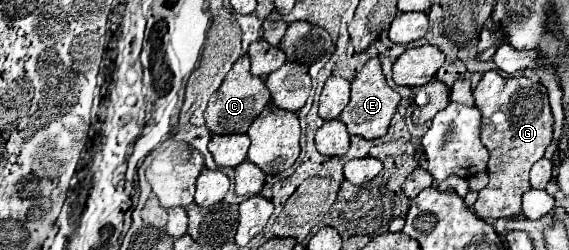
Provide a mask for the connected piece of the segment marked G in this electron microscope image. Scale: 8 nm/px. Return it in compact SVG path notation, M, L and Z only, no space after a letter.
M497 70L483 74L473 90L475 106L481 110L481 142L489 150L489 184L479 192L473 206L479 218L511 218L521 210L521 194L531 188L529 170L543 156L553 136L553 114L547 88L525 76L505 78Z

